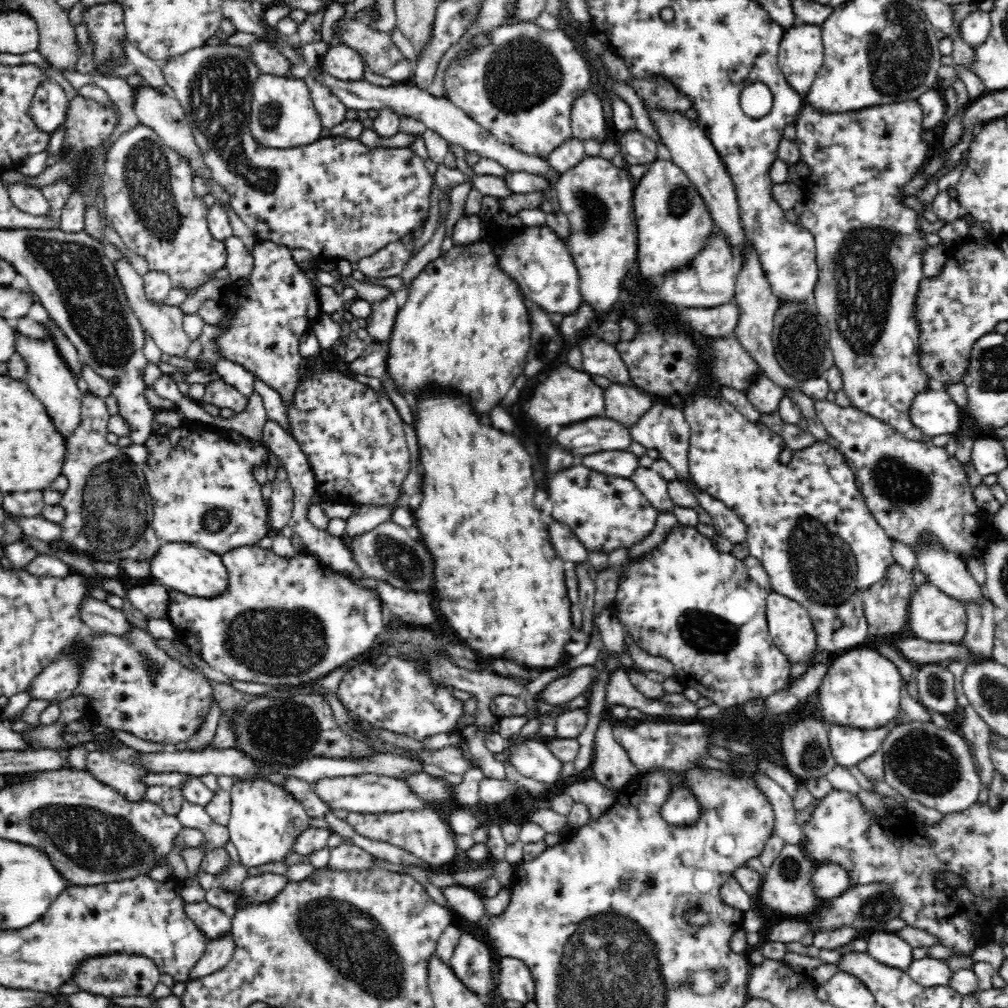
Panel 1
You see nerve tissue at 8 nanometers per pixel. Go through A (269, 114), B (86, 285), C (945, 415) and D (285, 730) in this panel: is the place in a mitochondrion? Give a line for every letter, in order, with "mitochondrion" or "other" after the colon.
A: mitochondrion
B: mitochondrion
C: other
D: mitochondrion

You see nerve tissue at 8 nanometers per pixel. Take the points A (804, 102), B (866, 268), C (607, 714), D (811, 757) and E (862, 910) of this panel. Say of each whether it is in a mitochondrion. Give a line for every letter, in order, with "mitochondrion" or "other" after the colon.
A: other
B: mitochondrion
C: other
D: mitochondrion
E: mitochondrion

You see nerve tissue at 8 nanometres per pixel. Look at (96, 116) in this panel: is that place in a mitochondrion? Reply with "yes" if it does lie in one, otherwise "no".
no

